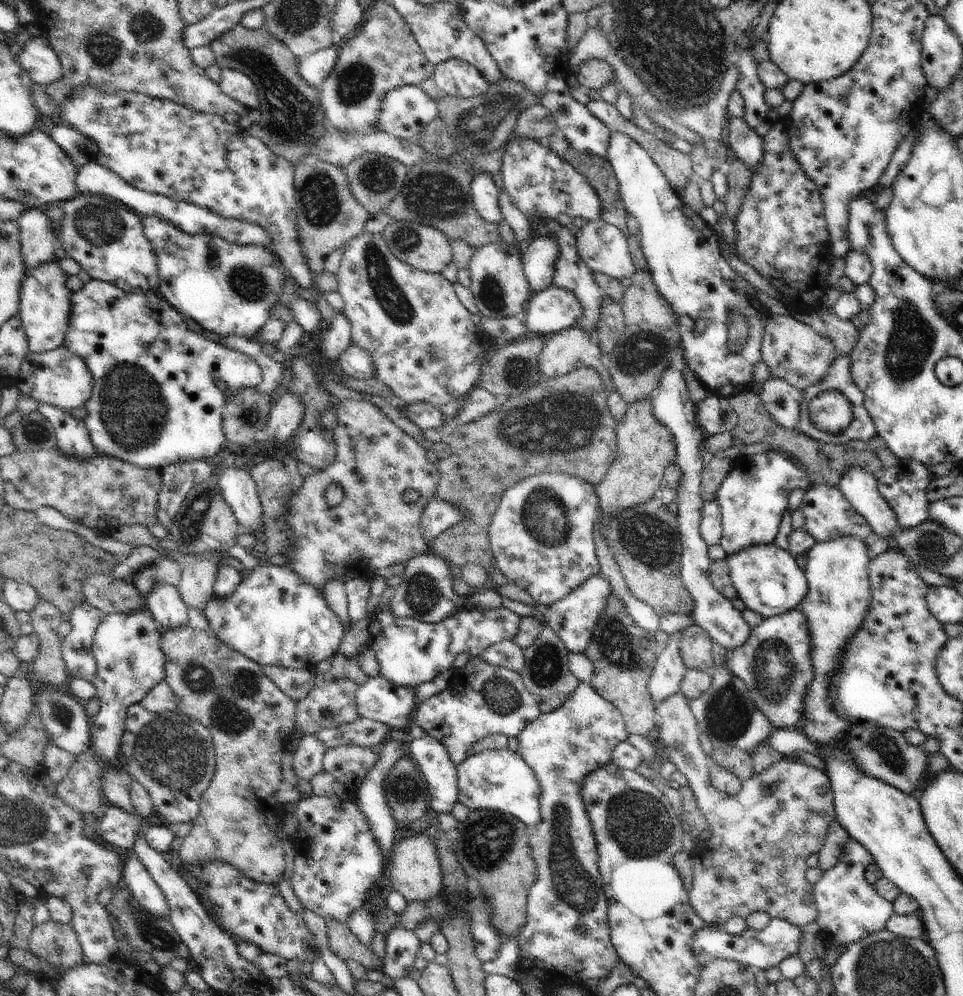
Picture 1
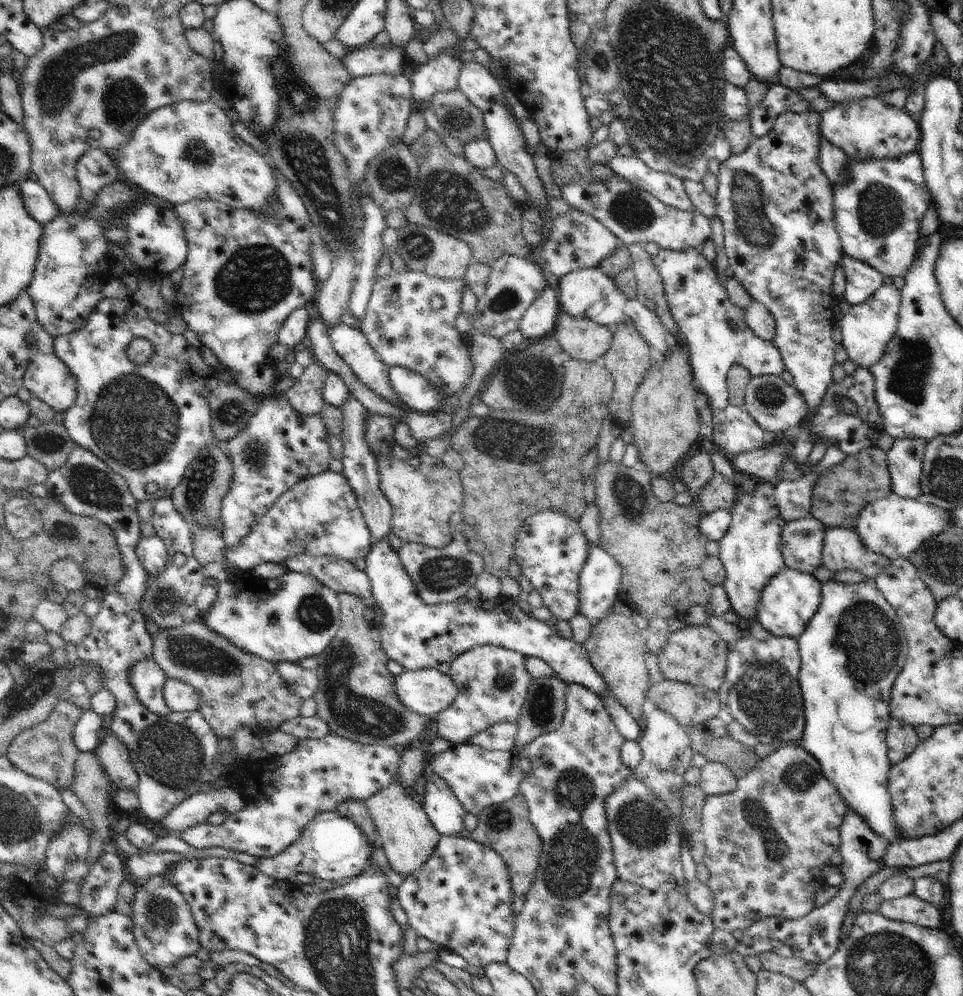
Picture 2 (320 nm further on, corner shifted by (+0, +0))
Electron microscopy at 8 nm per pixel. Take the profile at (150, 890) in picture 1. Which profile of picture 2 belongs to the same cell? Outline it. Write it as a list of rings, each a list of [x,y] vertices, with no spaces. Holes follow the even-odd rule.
[[[168,874],[153,876],[146,884],[138,887],[132,901],[132,910],[133,931],[140,952],[148,963],[161,972],[164,979],[168,980],[175,974],[175,965],[183,958],[196,955],[202,948],[200,929],[195,923],[191,906],[171,883]]]

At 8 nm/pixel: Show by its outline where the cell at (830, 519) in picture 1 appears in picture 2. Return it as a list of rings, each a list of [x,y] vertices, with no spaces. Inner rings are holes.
[[[836,527],[825,530],[821,564],[834,574],[854,570],[874,581],[885,572],[890,560],[866,548],[856,531]]]

